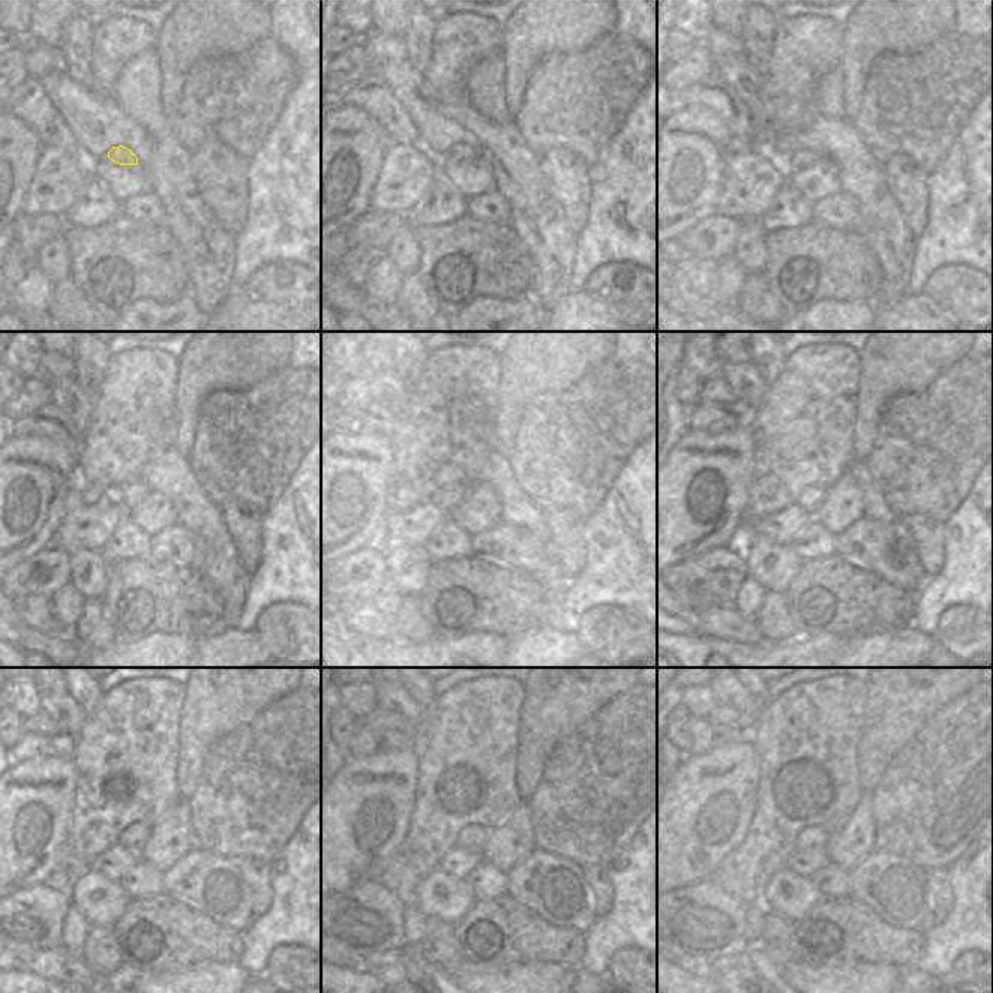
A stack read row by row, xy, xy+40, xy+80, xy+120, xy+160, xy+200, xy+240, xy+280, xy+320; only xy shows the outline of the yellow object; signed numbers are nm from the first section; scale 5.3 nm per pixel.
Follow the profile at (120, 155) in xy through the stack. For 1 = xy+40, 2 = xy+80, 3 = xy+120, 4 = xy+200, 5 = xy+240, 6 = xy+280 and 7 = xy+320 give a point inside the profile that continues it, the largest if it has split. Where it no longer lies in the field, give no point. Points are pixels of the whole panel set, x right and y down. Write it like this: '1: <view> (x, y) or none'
1: xy+40 (459, 155)
2: xy+80 (800, 159)
3: xy+120 (132, 494)
4: xy+200 (812, 497)
5: xy+240 (135, 837)
6: xy+280 (473, 837)
7: xy+320 (807, 839)

